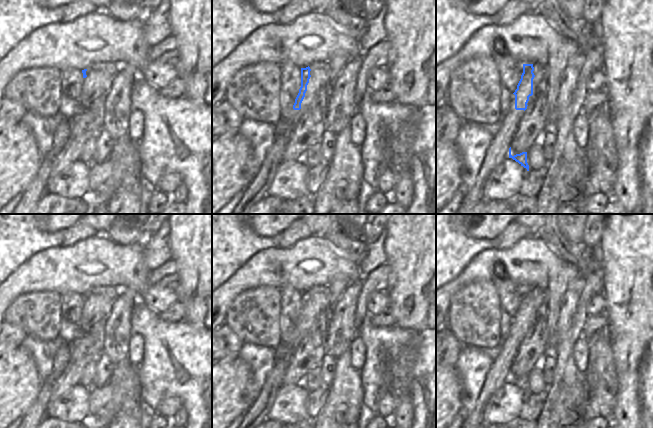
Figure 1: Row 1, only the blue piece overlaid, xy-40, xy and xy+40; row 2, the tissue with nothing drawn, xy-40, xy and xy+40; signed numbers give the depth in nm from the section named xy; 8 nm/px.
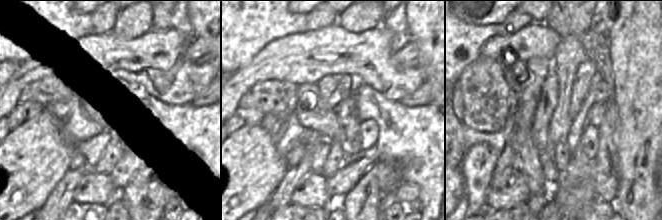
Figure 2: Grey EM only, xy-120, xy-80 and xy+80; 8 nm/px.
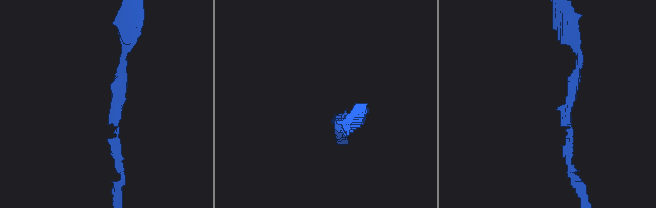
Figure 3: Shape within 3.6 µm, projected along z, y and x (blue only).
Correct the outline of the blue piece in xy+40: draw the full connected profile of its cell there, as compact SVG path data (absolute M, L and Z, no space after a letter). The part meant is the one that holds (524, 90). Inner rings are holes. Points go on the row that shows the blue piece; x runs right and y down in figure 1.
M523 64L523 73L513 93L515 95L515 109L526 110L529 97L533 95L533 79L535 77L533 64Z

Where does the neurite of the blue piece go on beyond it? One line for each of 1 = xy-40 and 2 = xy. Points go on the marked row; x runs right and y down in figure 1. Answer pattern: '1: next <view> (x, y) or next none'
1: next none
2: next none

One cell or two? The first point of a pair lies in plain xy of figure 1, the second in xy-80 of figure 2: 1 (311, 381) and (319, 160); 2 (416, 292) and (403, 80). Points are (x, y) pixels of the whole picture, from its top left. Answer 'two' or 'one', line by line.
1: one
2: two

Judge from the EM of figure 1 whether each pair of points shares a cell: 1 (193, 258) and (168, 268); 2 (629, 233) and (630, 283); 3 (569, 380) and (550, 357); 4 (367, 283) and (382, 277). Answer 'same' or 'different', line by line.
1: different
2: same
3: different
4: same

